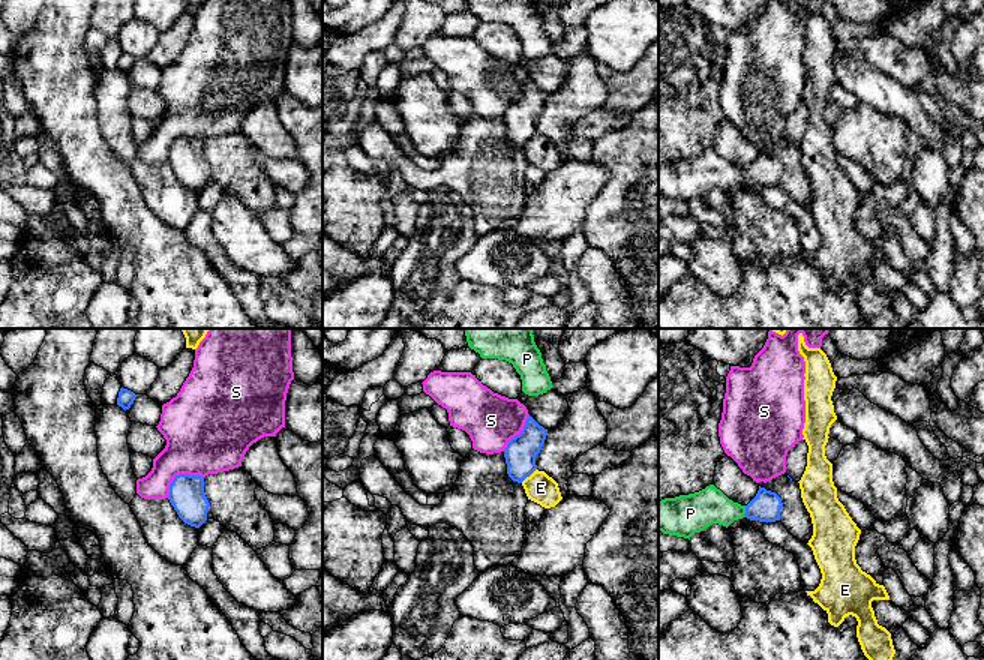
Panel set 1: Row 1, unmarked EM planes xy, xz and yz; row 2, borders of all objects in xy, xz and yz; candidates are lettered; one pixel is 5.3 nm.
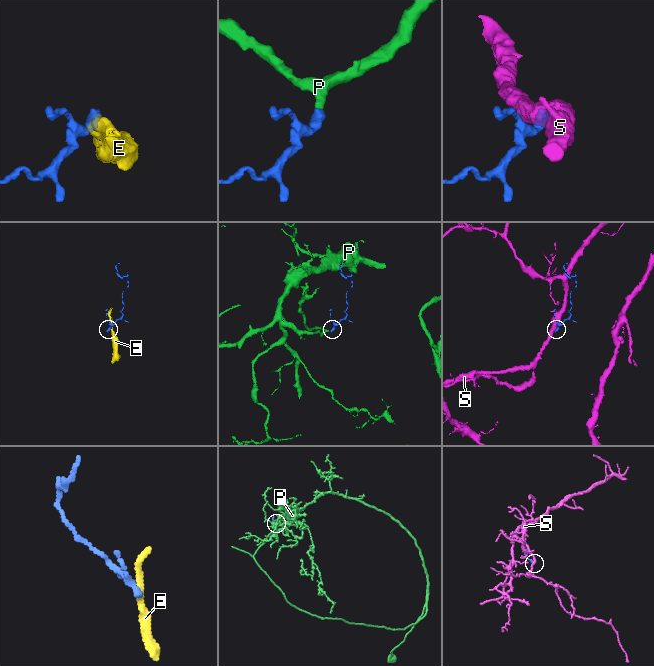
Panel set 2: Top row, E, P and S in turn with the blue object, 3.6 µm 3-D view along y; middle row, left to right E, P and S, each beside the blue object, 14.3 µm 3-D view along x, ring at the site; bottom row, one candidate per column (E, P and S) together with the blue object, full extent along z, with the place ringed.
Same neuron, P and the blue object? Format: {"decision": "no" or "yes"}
{"decision": "yes"}

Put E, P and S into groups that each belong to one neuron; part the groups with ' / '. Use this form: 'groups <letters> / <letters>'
groups E / P / S

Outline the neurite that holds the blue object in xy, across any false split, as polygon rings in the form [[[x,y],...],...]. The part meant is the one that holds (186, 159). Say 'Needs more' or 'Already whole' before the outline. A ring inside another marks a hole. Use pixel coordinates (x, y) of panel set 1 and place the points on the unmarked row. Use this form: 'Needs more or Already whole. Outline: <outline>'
Already whole. Outline: [[[176,140],[170,148],[168,164],[184,188],[200,192],[207,184],[210,166],[204,156],[204,141]]]

